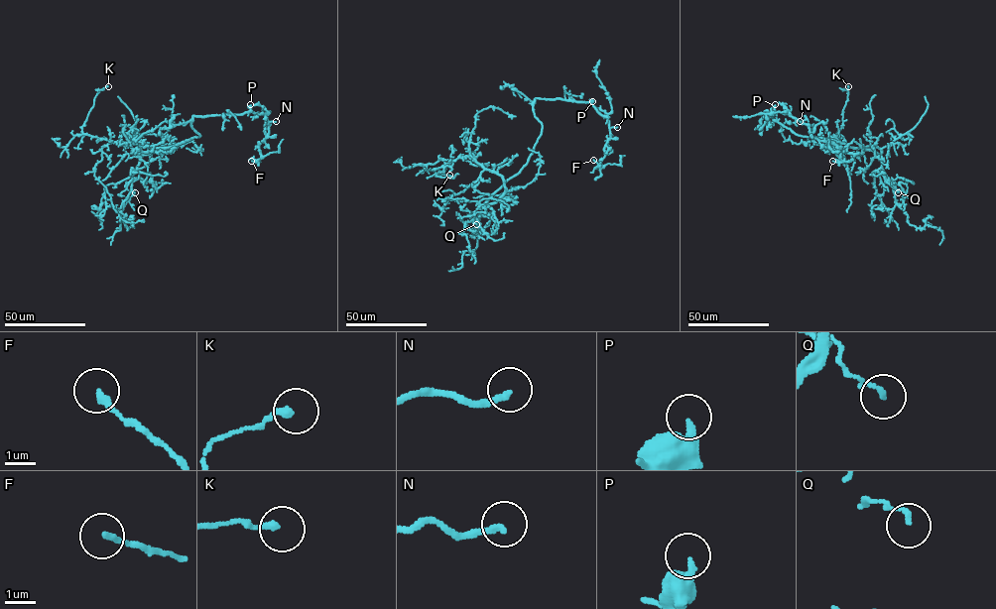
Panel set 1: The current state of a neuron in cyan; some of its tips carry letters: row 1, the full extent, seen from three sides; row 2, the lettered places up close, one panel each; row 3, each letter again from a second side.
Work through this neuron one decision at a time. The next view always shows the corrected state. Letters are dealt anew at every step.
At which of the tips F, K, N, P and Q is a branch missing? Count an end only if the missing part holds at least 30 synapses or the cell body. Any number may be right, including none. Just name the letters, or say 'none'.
N

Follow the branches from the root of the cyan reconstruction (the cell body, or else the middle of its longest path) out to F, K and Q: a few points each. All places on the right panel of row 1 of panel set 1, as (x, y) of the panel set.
F: (837, 142), (798, 135), (772, 115), (789, 113), (806, 124), (813, 137), (835, 145), (843, 161), (832, 161)
K: (837, 142), (854, 148), (877, 146), (881, 152), (850, 154), (827, 144), (842, 125), (848, 86)
Q: (837, 142), (854, 148), (877, 146), (881, 151), (882, 169), (898, 192)

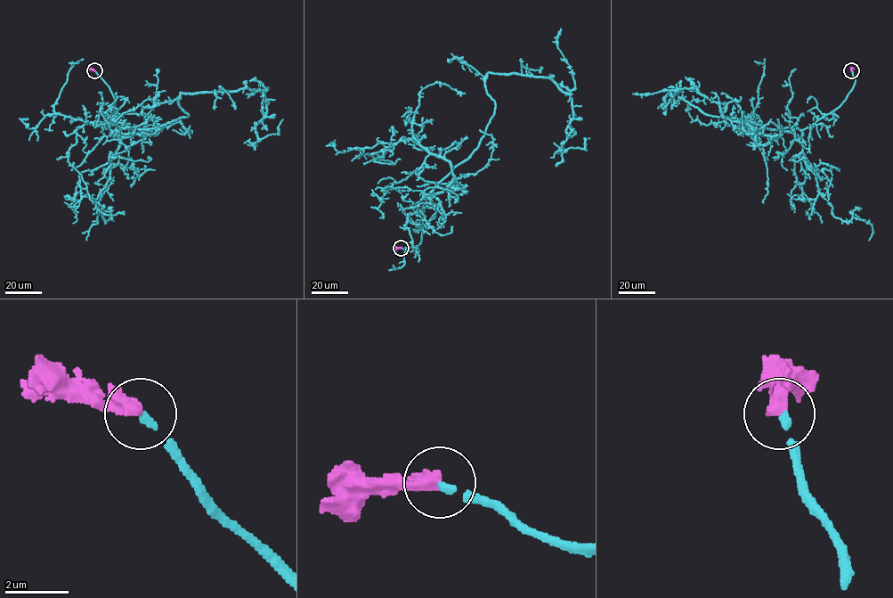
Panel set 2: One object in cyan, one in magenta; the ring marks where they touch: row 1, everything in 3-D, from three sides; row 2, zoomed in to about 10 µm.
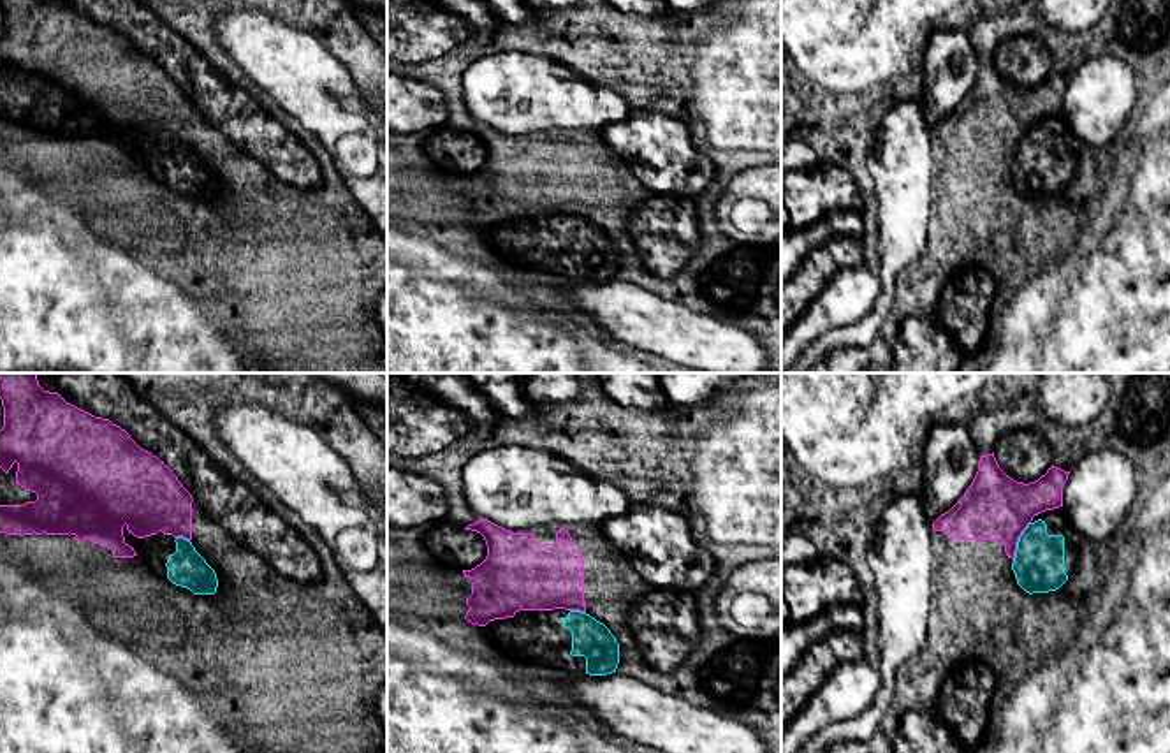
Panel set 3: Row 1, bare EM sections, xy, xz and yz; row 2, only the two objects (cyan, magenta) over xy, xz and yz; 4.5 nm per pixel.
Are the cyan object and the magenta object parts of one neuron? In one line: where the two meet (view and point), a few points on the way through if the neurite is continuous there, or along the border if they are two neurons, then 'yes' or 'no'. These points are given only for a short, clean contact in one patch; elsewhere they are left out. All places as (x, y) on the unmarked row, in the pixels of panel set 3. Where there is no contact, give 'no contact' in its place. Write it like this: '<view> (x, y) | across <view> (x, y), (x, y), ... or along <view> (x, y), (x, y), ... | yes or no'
yz (1019, 146) | across yz (1038, 171), (1038, 166), (1019, 146), (1016, 134), (994, 113) | yes

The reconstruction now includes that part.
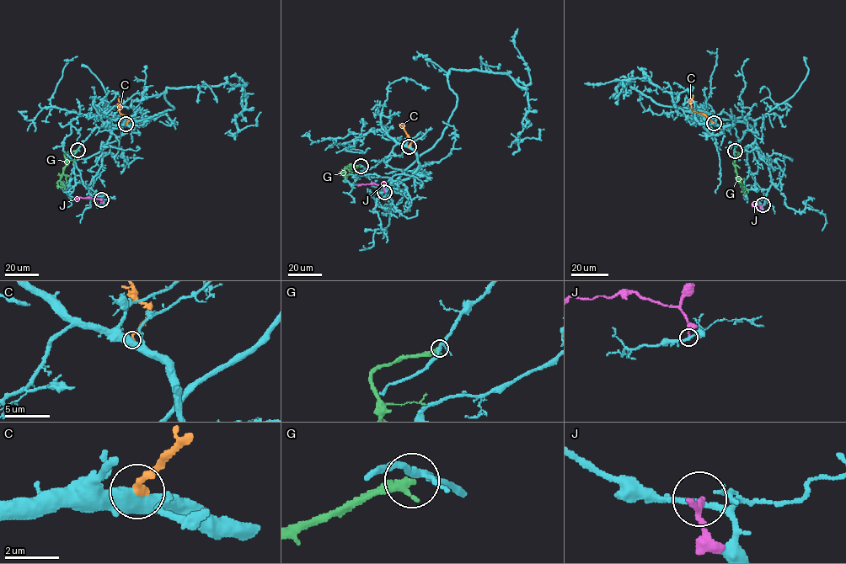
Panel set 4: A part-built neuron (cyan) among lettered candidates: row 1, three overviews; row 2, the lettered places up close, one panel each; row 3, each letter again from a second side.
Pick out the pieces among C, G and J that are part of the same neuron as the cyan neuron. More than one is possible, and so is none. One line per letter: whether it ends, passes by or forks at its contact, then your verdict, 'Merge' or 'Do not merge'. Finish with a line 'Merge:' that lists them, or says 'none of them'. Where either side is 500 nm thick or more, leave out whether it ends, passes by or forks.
C: Do not merge
G: It ends there. Do not merge
J: It ends there. Do not merge
Merge: none of them

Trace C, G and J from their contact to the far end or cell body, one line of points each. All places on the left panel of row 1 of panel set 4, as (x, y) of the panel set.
C: (125, 124), (128, 119), (120, 112), (118, 98)
G: (77, 150), (64, 155), (66, 166), (57, 182), (59, 187), (63, 187)
J: (101, 199), (78, 197), (74, 199)

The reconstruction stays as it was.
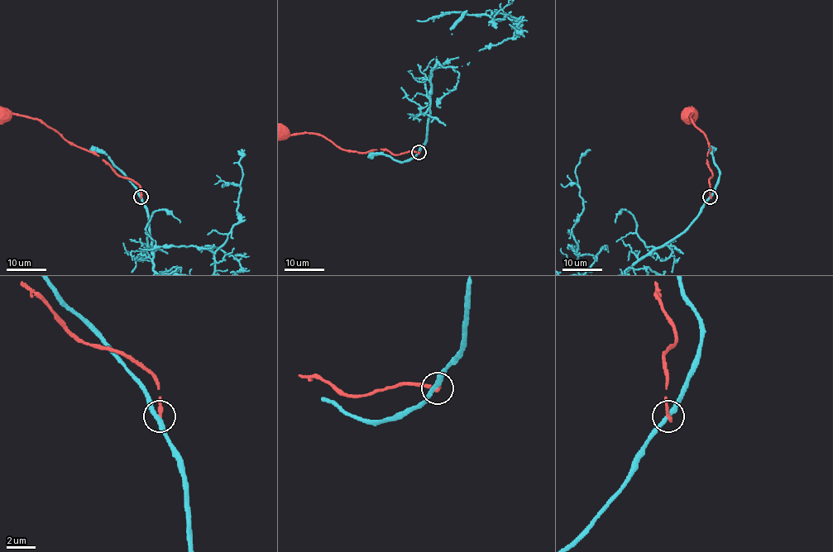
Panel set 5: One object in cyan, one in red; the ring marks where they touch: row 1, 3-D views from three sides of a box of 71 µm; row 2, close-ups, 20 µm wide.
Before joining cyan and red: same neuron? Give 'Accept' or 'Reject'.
Reject

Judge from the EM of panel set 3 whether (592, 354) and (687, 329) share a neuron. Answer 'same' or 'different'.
different

